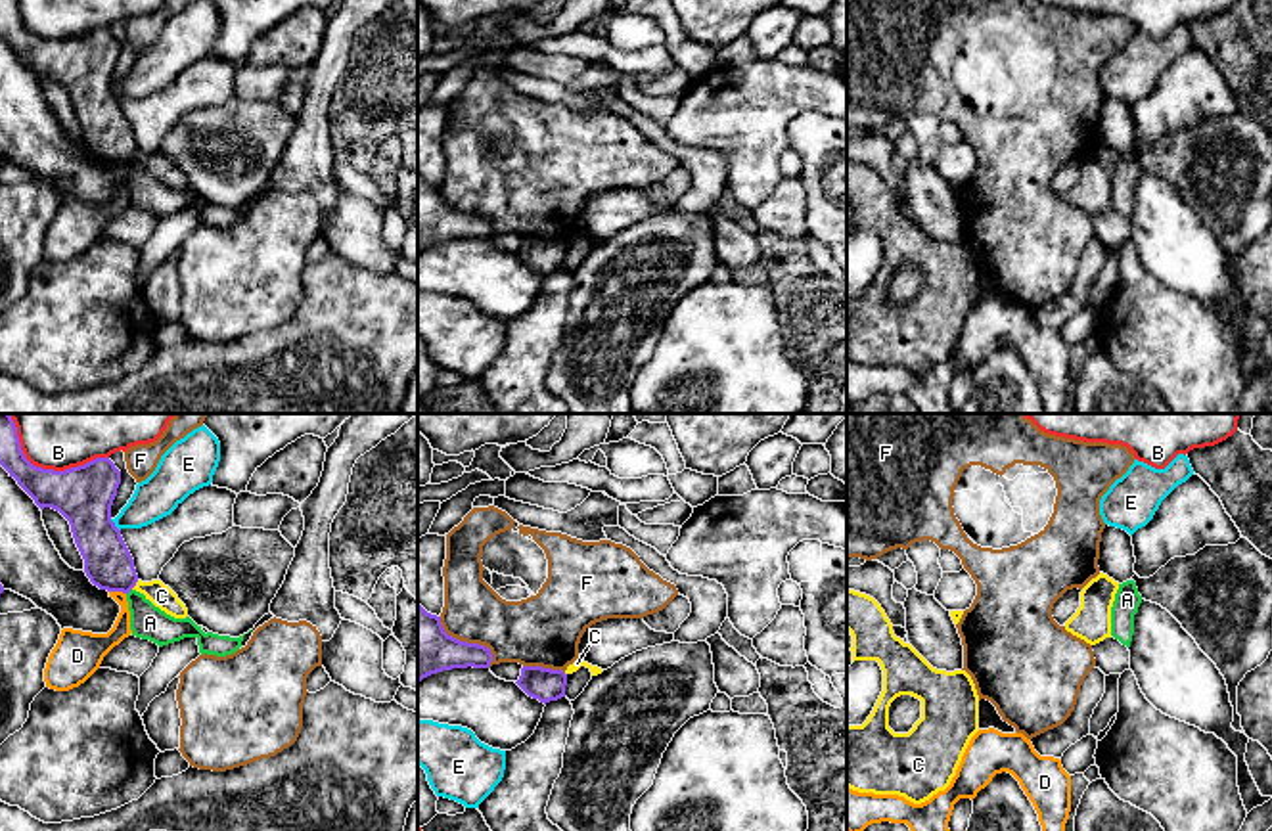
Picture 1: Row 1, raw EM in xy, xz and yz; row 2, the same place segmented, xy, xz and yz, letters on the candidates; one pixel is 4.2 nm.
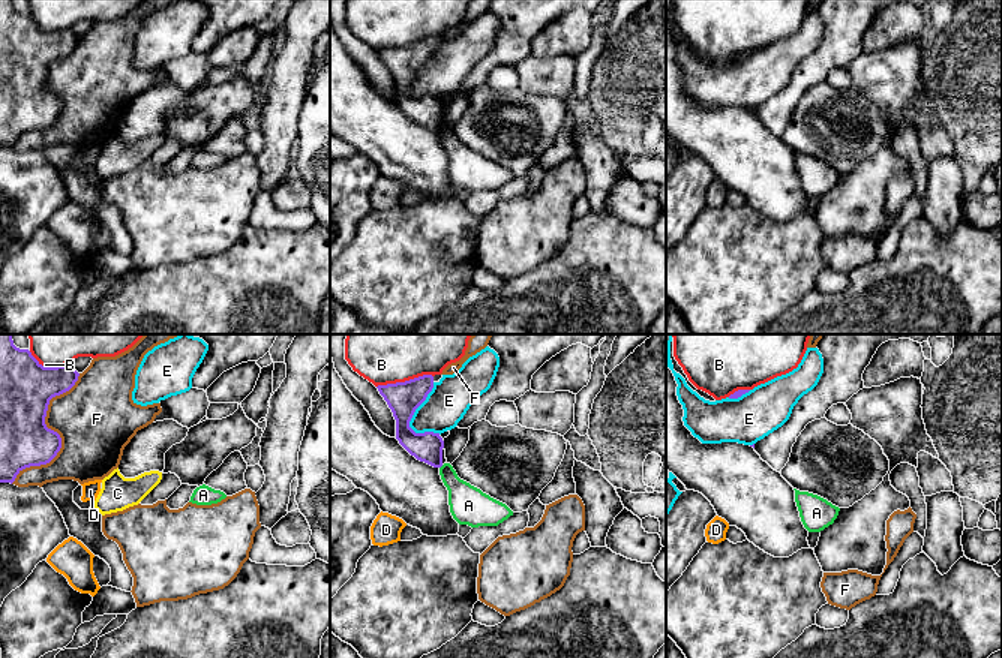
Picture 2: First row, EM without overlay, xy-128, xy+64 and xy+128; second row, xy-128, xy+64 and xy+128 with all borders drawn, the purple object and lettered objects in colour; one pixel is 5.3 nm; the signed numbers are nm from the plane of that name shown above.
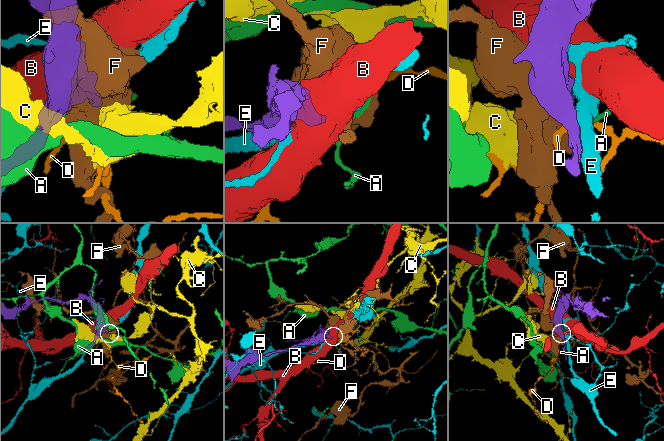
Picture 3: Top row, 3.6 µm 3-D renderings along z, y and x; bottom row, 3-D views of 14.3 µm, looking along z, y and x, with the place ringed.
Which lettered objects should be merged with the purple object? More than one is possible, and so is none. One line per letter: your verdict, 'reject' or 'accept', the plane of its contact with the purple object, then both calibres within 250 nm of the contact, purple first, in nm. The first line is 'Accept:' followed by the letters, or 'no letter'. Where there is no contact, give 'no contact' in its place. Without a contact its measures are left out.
Accept: no letter
A: reject | xy | 200/140 nm
B: reject | xy | 240/180 nm
C: reject | xy | 200/100 nm
D: reject | xy | 200/110 nm
E: reject | xy | 240/180 nm
F: reject | xz | 260/260 nm

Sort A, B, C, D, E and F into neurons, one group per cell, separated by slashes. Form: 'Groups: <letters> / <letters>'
Groups: A / B / C / D / E / F

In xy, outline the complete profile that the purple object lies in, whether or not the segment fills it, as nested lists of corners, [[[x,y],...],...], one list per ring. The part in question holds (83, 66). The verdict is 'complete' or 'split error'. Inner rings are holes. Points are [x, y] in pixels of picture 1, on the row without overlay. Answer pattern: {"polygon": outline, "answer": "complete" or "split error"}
{"polygon": [[[0,0],[0,36],[40,80],[52,79],[69,92],[94,157],[123,165],[136,157],[134,130],[111,92],[121,42],[109,29],[65,42],[42,40],[25,29],[17,0]]], "answer": "complete"}

